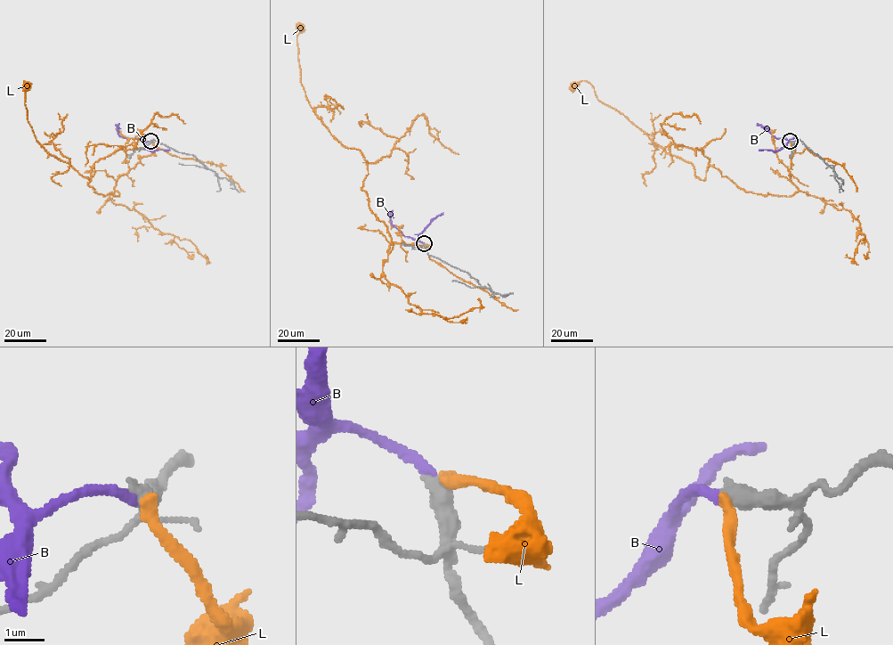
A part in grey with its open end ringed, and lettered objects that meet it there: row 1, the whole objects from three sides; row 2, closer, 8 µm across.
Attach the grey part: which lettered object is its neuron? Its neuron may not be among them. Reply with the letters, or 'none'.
B

